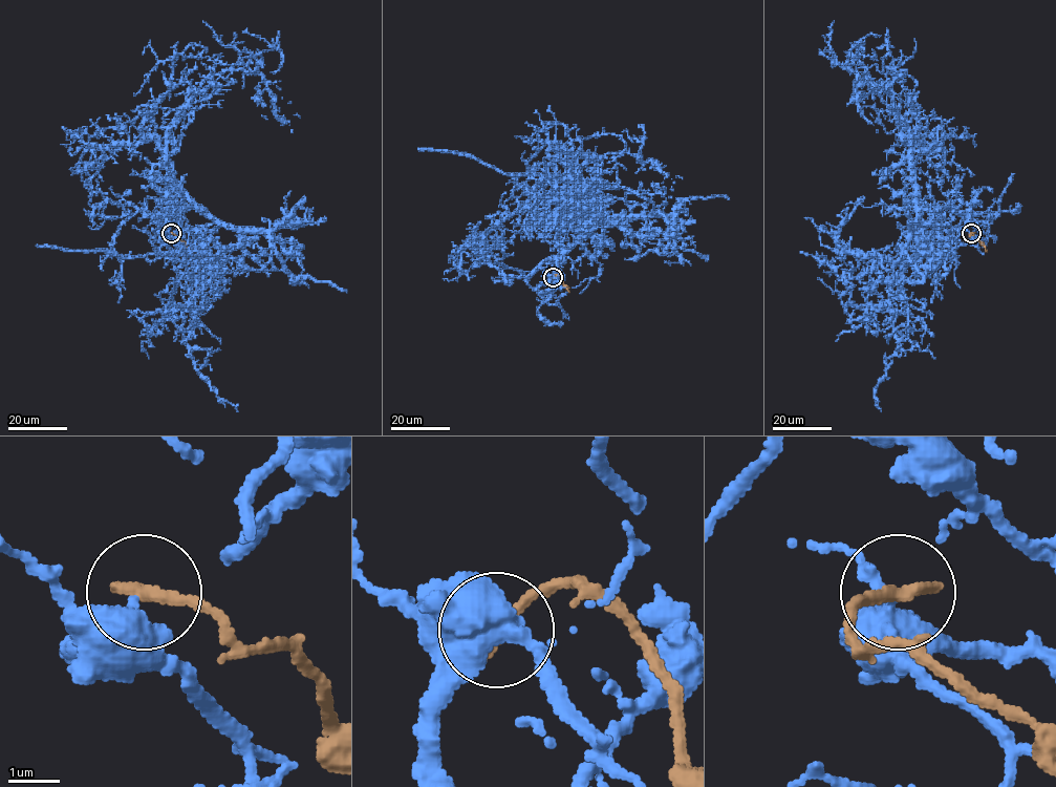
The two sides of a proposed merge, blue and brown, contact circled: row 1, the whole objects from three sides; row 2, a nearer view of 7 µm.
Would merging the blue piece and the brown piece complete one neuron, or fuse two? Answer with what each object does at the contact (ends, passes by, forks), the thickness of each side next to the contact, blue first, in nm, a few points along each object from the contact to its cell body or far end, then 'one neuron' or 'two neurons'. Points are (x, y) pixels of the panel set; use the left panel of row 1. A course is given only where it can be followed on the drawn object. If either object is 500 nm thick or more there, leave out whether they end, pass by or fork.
550 nm thick on the blue side, 320 nm on the other; blue runs (170, 233), (200, 207), (167, 143), (218, 86), (203, 64), (248, 33), (270, 71); brown runs (171, 233), (181, 240), (187, 252); two neurons

